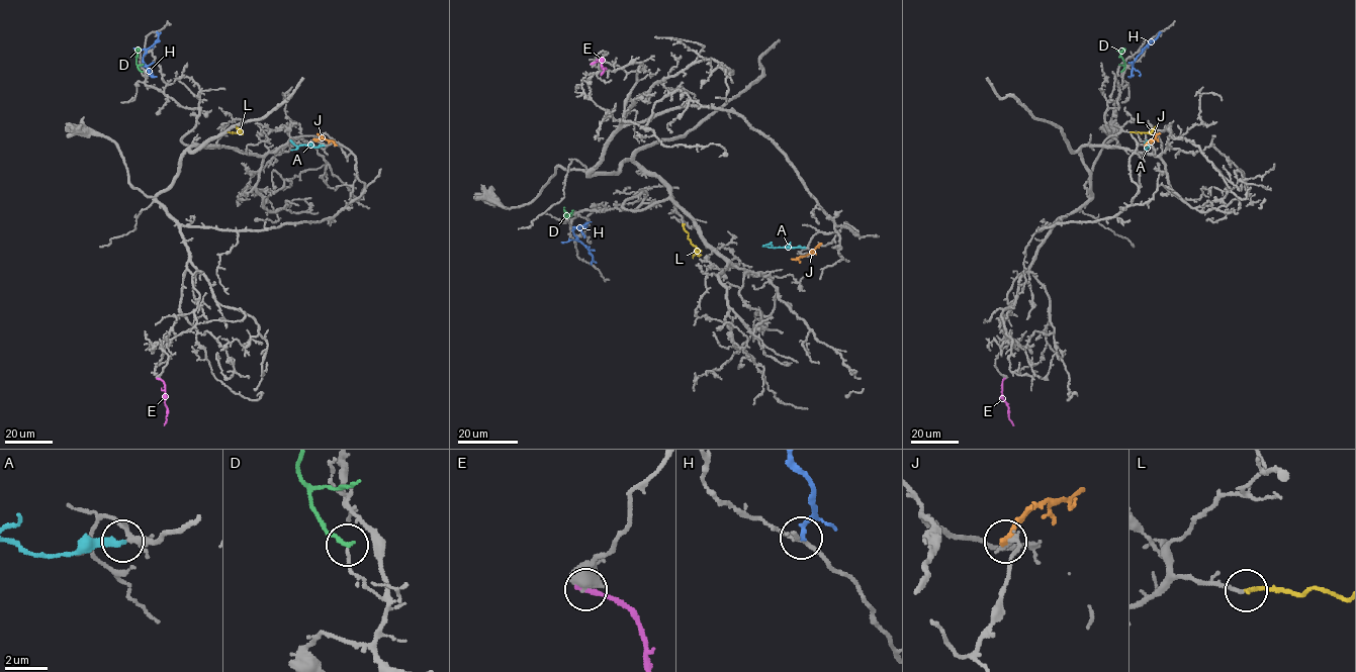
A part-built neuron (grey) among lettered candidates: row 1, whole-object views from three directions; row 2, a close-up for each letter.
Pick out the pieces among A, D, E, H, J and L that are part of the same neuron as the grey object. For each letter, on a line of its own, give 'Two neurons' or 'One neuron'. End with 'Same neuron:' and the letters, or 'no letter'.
A: One neuron
D: Two neurons
E: Two neurons
H: Two neurons
J: Two neurons
L: One neuron
Same neuron: A, L

